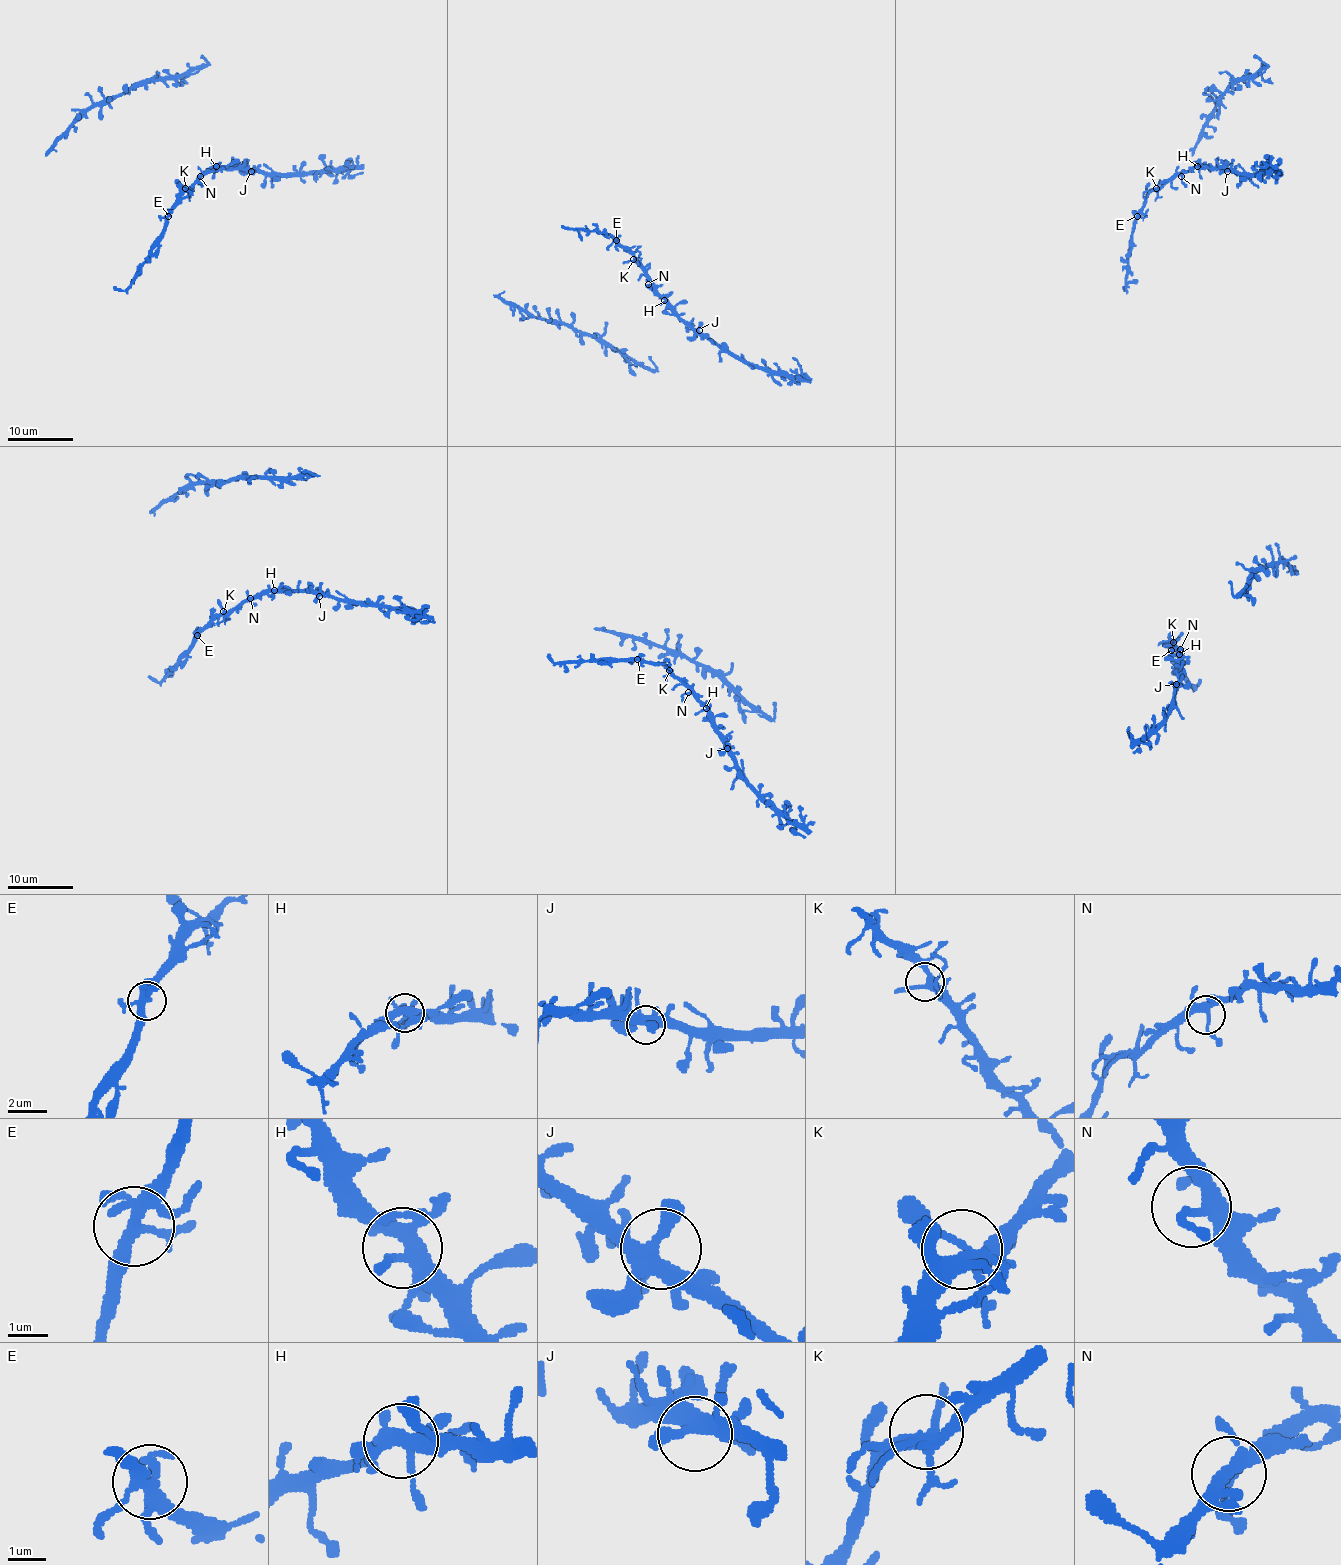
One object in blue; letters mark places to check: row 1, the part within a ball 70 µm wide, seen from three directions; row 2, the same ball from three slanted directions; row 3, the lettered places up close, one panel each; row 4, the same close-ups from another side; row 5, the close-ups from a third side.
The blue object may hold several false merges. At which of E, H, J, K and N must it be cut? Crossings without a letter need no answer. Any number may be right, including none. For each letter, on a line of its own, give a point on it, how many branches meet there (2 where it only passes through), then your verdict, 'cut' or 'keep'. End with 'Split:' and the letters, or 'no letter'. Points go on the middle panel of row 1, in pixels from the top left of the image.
E: (616, 240) | 5 | keep
H: (664, 300) | 5 | keep
J: (699, 330) | 5 | keep
K: (633, 259) | 6 | keep
N: (648, 284) | 4 | keep
Split: no letter

